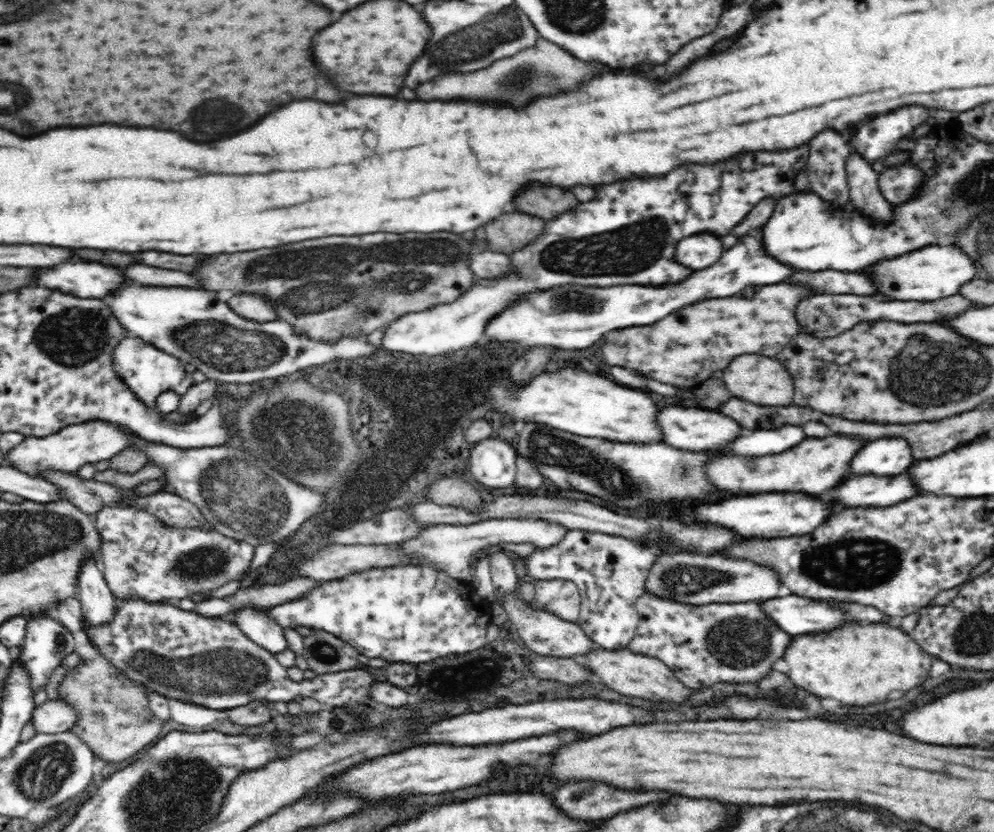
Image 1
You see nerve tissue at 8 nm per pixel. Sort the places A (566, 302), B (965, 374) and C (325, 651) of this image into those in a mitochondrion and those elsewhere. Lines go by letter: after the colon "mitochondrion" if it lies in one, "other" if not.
A: mitochondrion
B: mitochondrion
C: mitochondrion

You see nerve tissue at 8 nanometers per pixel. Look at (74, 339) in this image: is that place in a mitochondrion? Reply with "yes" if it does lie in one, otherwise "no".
yes

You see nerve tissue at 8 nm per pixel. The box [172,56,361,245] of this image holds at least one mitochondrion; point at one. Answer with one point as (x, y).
(217, 117)

